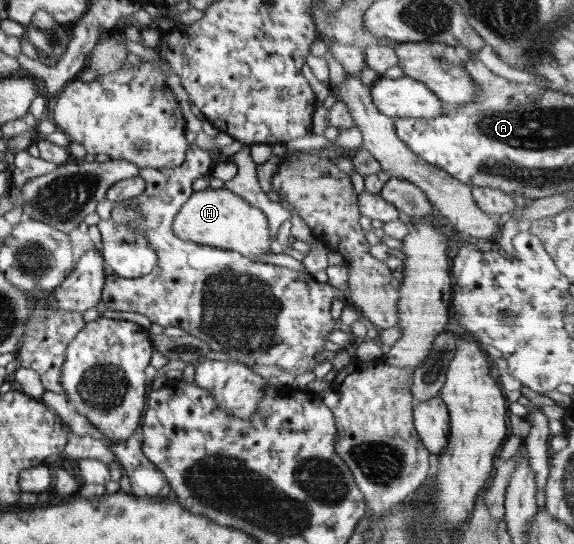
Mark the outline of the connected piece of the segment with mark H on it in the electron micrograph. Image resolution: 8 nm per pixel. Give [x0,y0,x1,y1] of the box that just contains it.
[172,187,277,258]

